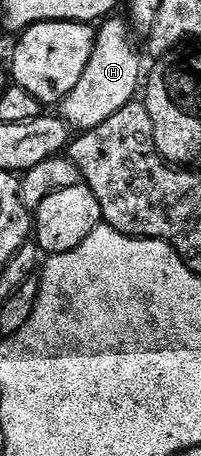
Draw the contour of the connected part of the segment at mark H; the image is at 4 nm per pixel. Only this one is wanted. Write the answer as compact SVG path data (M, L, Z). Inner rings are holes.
M103 20L97 26L92 59L88 61L88 67L84 67L80 83L76 83L76 87L72 87L72 91L68 91L66 98L56 106L57 116L78 133L86 133L89 129L100 127L104 119L112 119L112 115L116 115L120 107L139 96L140 86L144 81L144 69L142 73L138 49L130 42L131 26L125 20L114 20Z

